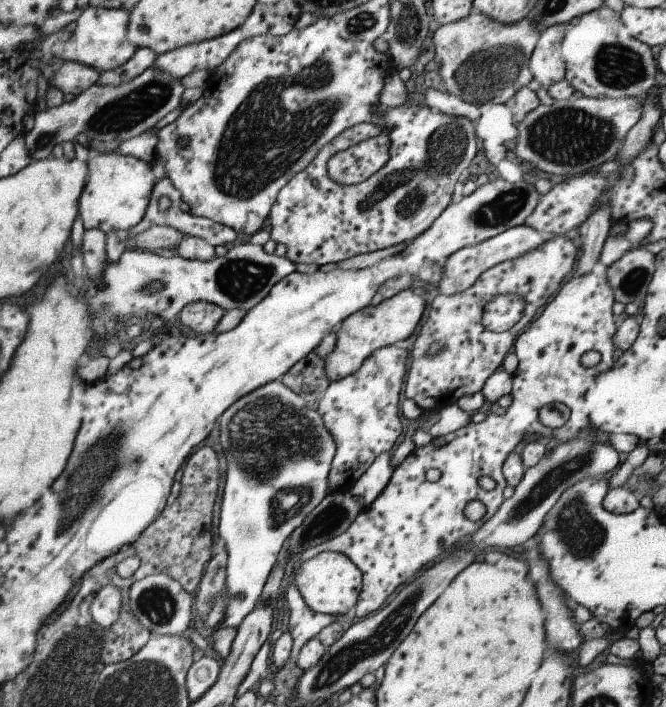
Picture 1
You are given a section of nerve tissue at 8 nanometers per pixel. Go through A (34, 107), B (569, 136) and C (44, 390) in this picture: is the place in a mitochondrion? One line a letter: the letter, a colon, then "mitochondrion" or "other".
A: other
B: mitochondrion
C: other

